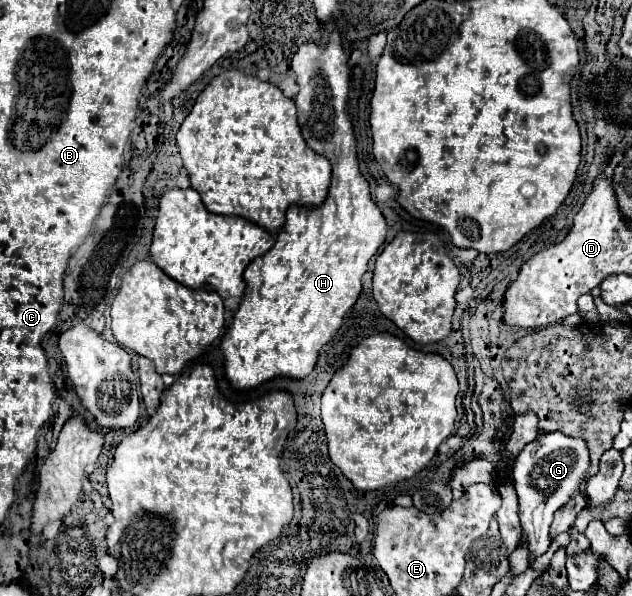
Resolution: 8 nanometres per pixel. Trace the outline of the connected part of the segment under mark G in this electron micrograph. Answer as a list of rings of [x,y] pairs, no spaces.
[[[550,433],[548,437],[534,439],[526,445],[512,467],[512,481],[518,493],[522,541],[530,541],[530,559],[548,551],[550,525],[554,513],[564,507],[586,485],[586,473],[590,469],[590,451],[586,439],[568,437],[564,433]]]

